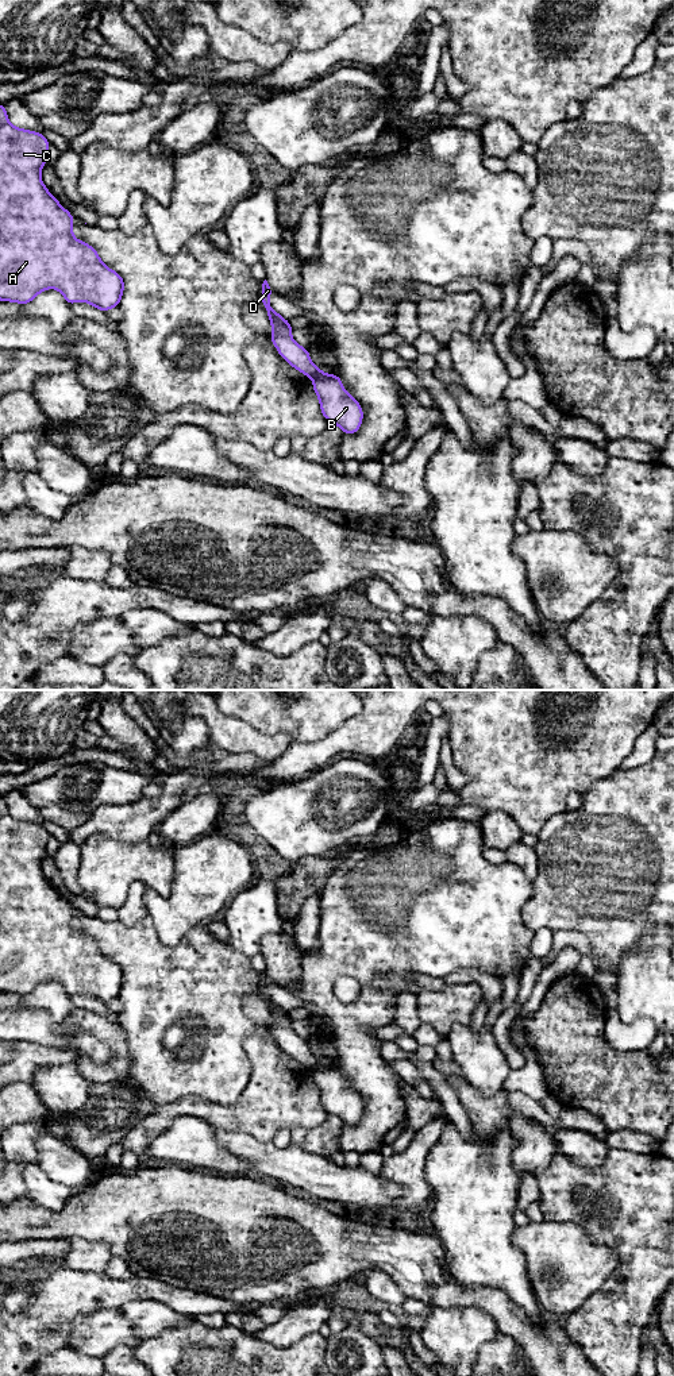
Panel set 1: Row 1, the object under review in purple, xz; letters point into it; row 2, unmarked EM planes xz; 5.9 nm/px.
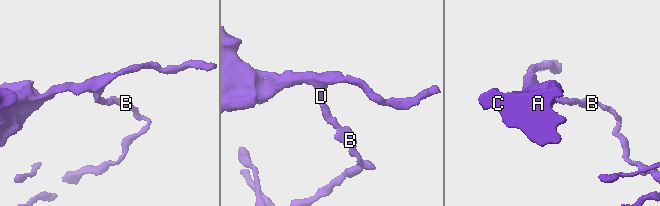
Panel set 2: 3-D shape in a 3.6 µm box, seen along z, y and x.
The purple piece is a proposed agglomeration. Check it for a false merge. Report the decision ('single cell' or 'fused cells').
fused cells

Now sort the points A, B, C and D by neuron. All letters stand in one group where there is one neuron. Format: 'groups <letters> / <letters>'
groups A C D / B

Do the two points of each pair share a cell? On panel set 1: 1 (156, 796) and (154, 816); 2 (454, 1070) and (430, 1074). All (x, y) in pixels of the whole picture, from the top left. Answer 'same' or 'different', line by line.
1: same
2: different

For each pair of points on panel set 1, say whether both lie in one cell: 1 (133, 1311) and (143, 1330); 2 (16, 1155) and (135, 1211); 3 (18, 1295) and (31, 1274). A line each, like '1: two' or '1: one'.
1: one
2: two
3: one

